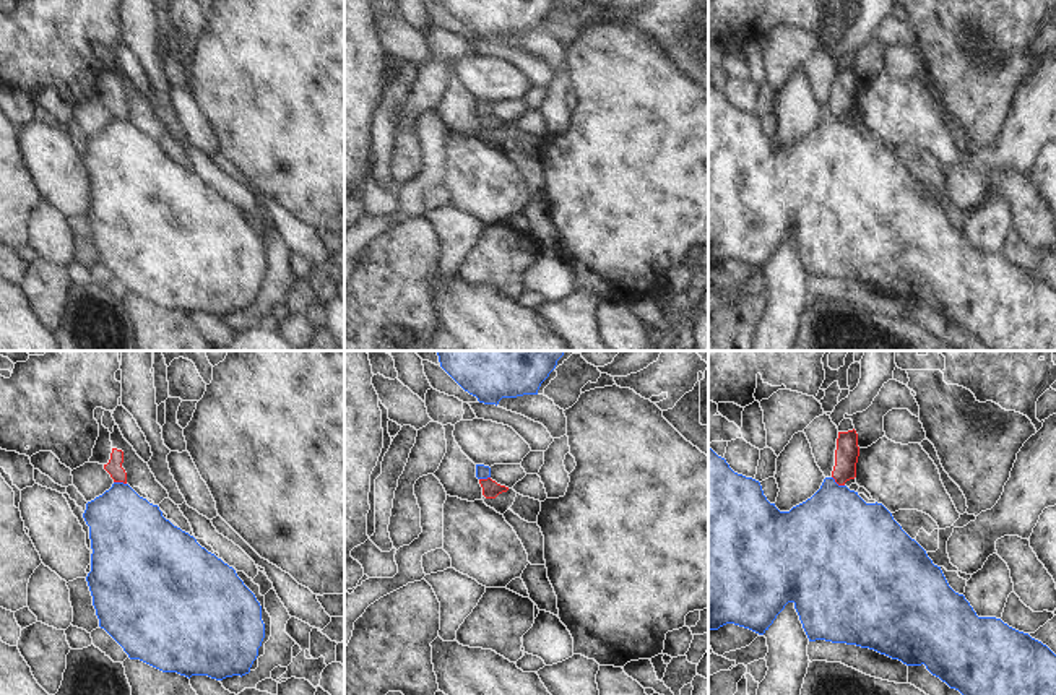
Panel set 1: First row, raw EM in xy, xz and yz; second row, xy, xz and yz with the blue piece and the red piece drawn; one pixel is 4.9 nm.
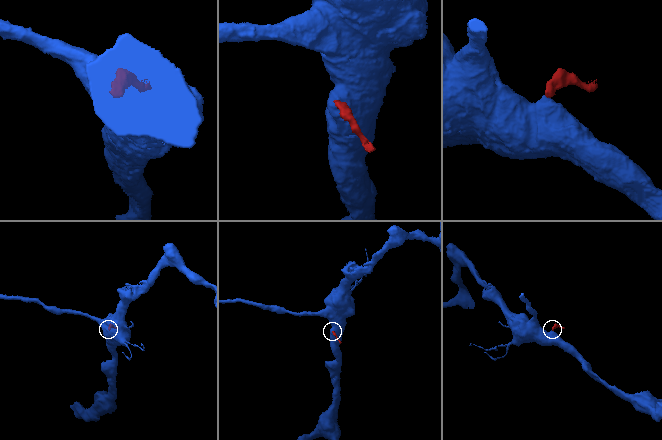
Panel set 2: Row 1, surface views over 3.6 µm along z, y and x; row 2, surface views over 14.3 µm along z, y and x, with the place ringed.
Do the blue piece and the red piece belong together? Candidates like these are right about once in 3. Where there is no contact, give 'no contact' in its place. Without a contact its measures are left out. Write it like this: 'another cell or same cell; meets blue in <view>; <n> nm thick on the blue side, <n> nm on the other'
another cell; meets blue in yz; 420 nm thick on the blue side, 120 nm on the other

